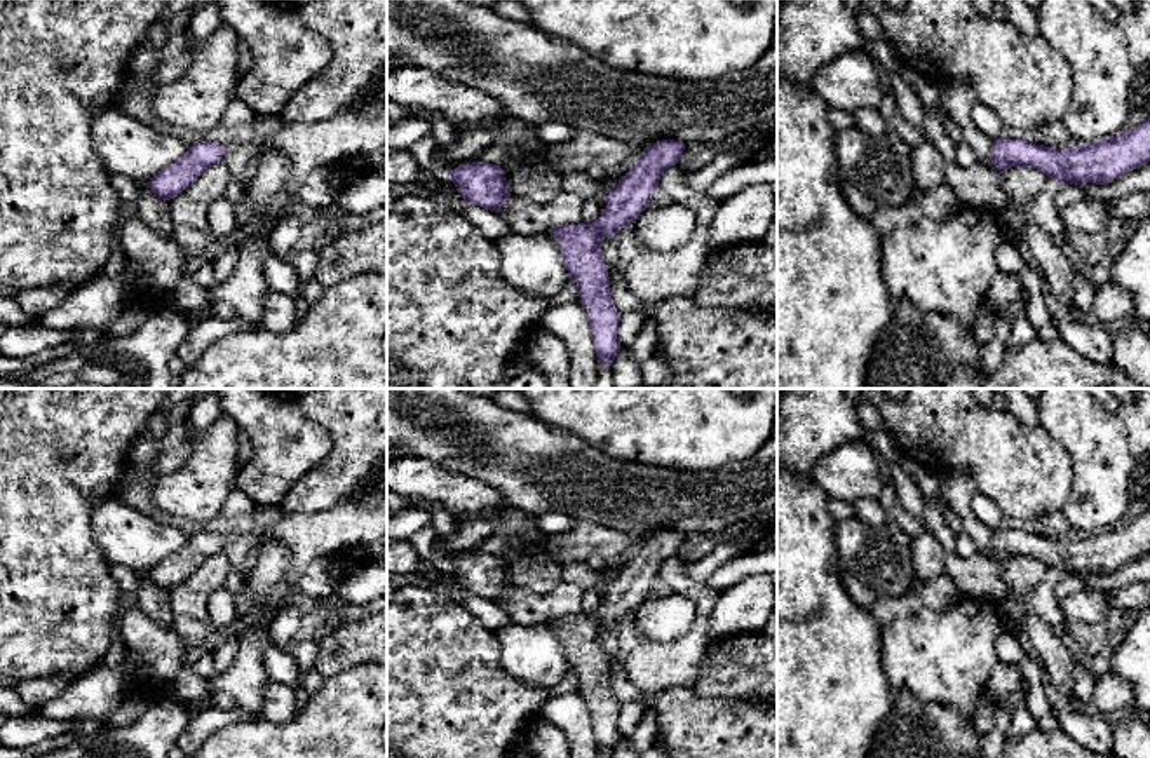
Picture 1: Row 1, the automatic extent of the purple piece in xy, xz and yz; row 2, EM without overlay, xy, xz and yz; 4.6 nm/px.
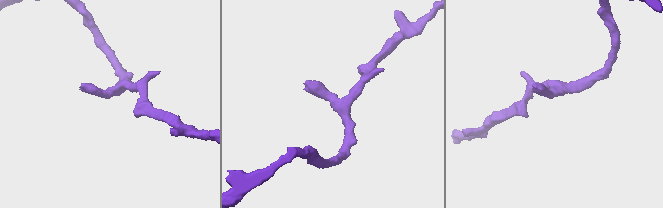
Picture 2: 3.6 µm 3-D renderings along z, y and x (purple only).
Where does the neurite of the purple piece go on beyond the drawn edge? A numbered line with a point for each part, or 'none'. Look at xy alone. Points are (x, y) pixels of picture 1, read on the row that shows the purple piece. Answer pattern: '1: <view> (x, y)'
none

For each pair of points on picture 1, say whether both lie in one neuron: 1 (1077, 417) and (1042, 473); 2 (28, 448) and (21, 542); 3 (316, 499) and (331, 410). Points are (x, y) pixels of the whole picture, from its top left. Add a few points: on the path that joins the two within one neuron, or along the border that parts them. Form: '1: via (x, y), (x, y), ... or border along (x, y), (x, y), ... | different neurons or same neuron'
1: border along (1039, 427), (1068, 455), (1072, 483) | different neurons
2: via (21, 471), (21, 520) | same neuron
3: via (338, 476), (344, 471), (344, 433) | same neuron

